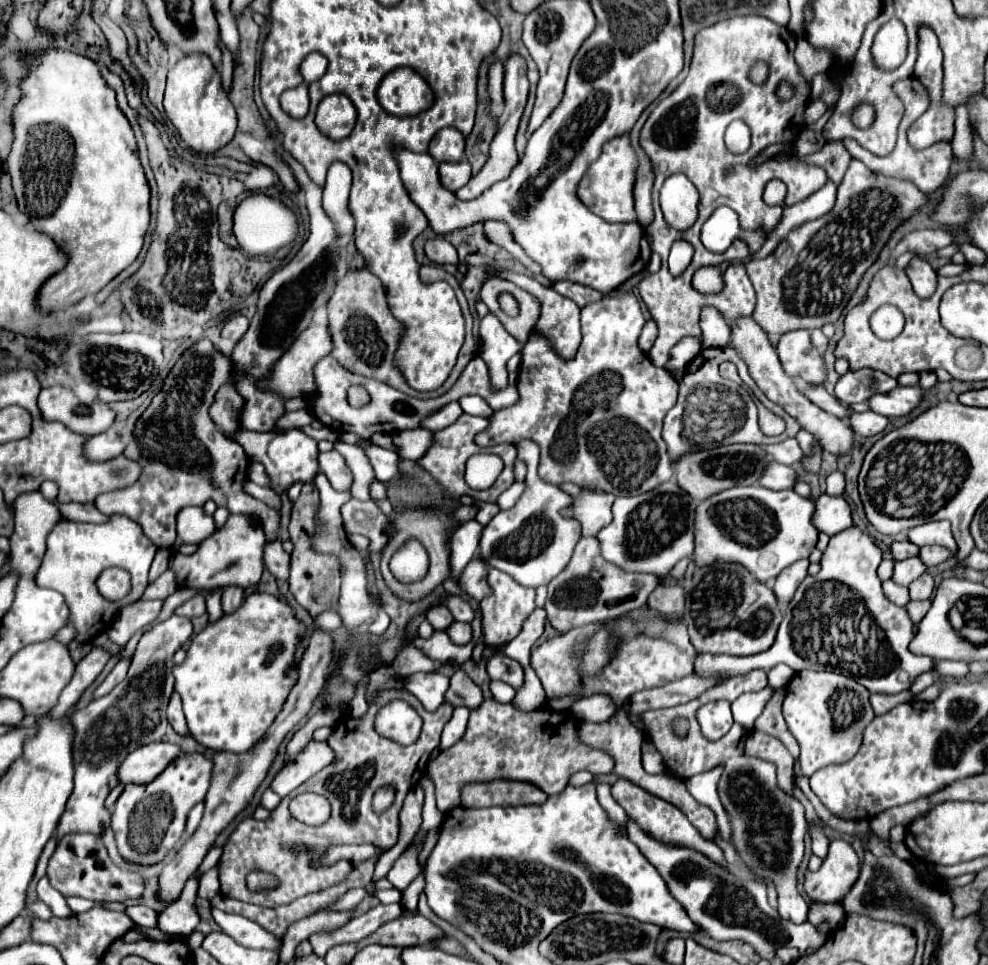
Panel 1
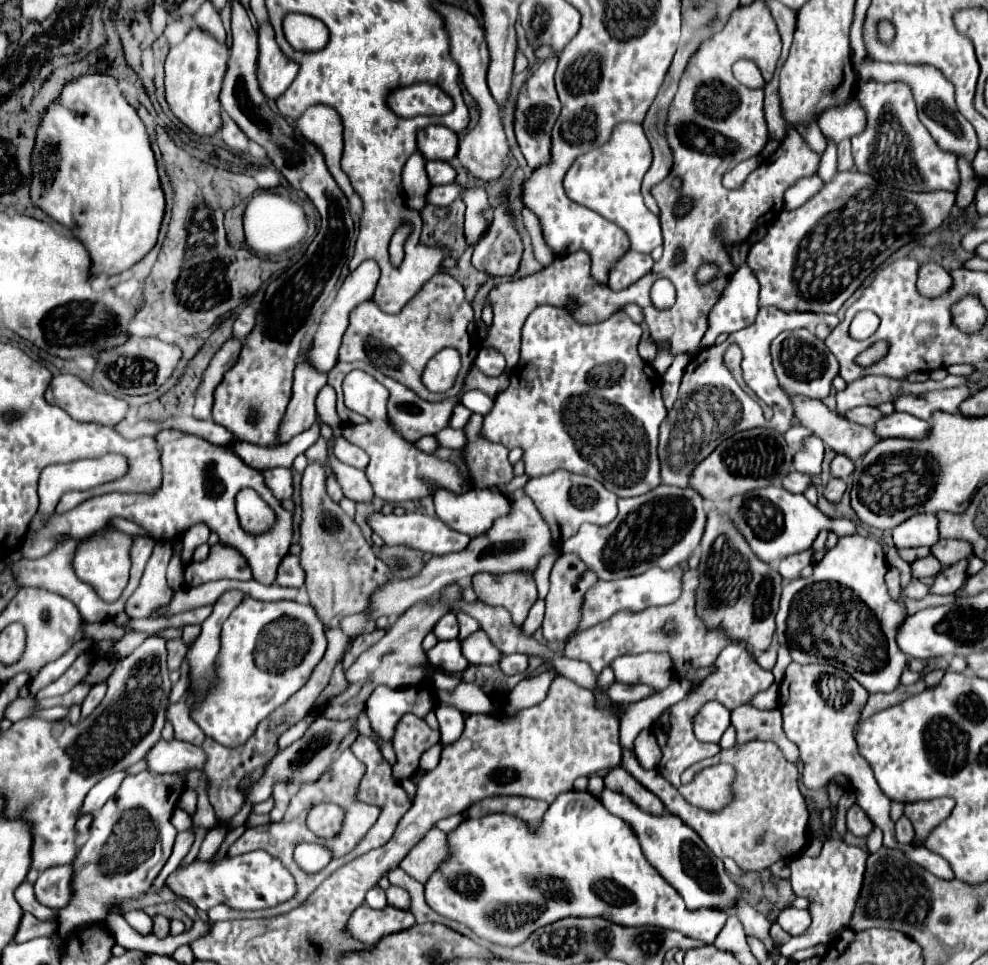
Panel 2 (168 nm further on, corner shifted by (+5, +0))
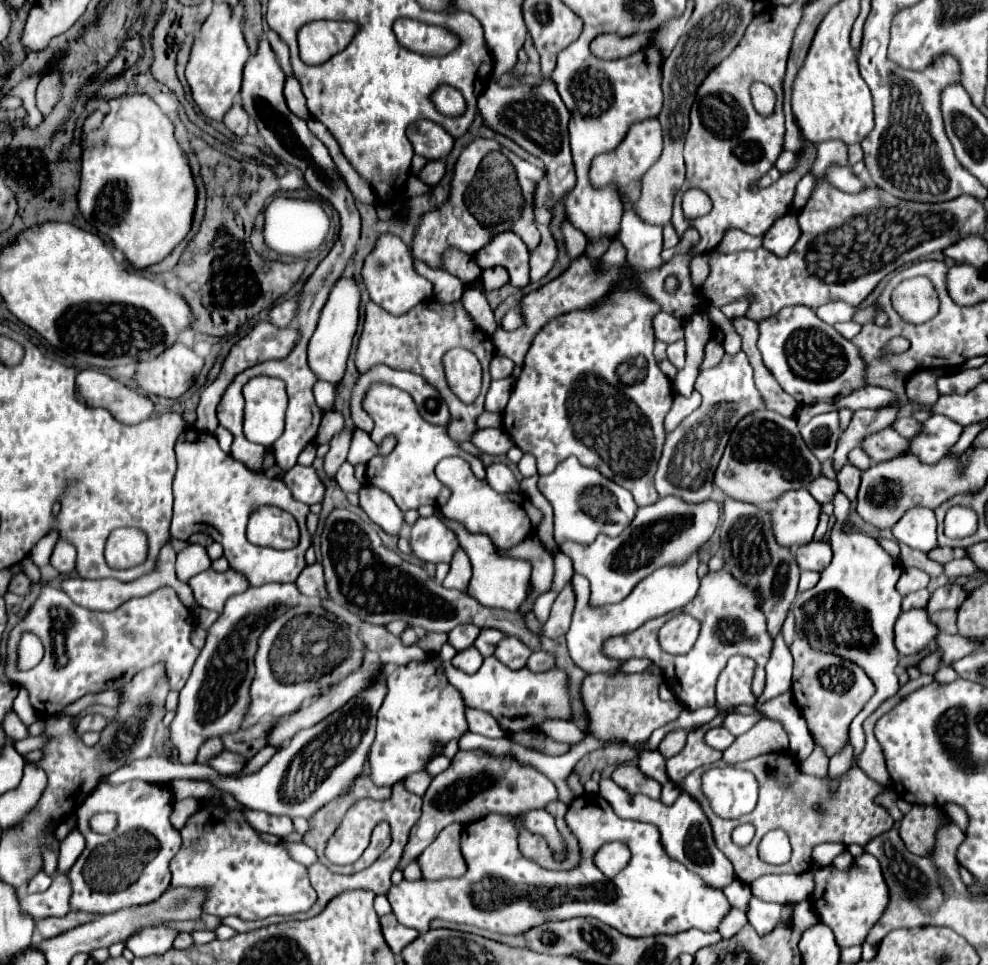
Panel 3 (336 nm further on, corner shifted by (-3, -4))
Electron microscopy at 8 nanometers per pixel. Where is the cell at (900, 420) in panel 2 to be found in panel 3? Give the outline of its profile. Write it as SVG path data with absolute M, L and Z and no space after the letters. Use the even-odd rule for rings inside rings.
M932 415L922 423L920 433L910 439L910 451L916 453L924 463L936 463L952 449L960 433L962 425L956 425L948 417Z

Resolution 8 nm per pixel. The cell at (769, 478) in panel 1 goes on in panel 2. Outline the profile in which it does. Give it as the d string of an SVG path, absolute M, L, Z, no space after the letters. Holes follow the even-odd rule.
M792 471L788 477L782 479L782 485L784 485L784 489L788 489L788 491L792 491L792 493L804 493L806 487L812 485L812 479L810 479L810 475Z

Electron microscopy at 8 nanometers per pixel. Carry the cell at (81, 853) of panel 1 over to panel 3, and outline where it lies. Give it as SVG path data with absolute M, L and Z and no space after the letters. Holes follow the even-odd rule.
M56 873L52 877L52 885L44 893L20 895L20 907L34 919L64 917L70 911L68 907L70 893L72 893L70 879L64 873Z

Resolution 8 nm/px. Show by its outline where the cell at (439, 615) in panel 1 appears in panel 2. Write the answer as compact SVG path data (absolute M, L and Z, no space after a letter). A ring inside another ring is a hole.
M446 613L434 627L434 635L444 641L444 639L456 639L458 637L458 621L454 613Z

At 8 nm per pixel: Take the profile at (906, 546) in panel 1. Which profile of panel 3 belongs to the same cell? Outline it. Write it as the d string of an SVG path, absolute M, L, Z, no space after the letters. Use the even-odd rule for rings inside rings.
M934 547L932 551L928 551L928 557L936 563L946 563L946 561L952 561L952 559L960 559L964 555L966 555L964 549L952 549L952 547Z

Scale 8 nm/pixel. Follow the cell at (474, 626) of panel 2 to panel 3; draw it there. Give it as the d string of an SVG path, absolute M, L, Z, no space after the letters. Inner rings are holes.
M484 627L484 629L480 629L480 633L478 633L476 641L474 641L474 647L482 653L482 657L490 657L492 649L496 647L496 641L500 641L500 637L504 637L500 631Z

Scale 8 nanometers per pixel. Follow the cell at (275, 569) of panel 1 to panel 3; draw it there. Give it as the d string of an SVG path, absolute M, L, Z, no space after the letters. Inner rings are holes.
M316 561L314 565L306 565L304 571L298 575L296 579L296 587L302 595L312 597L312 599L324 599L326 589L324 589L324 573L322 573L322 565Z

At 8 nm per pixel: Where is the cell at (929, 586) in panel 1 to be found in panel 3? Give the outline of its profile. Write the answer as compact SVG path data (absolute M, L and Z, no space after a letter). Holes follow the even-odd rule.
M920 589L920 591L914 591L914 593L906 595L904 601L902 601L902 611L914 609L914 607L926 607L928 597L930 597L930 593L926 589Z

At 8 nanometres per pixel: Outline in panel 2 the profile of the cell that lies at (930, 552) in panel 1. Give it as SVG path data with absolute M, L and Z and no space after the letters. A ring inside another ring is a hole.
M942 539L932 547L932 555L938 557L938 561L944 567L948 567L948 565L954 565L956 561L968 559L972 555L972 545L960 539Z

